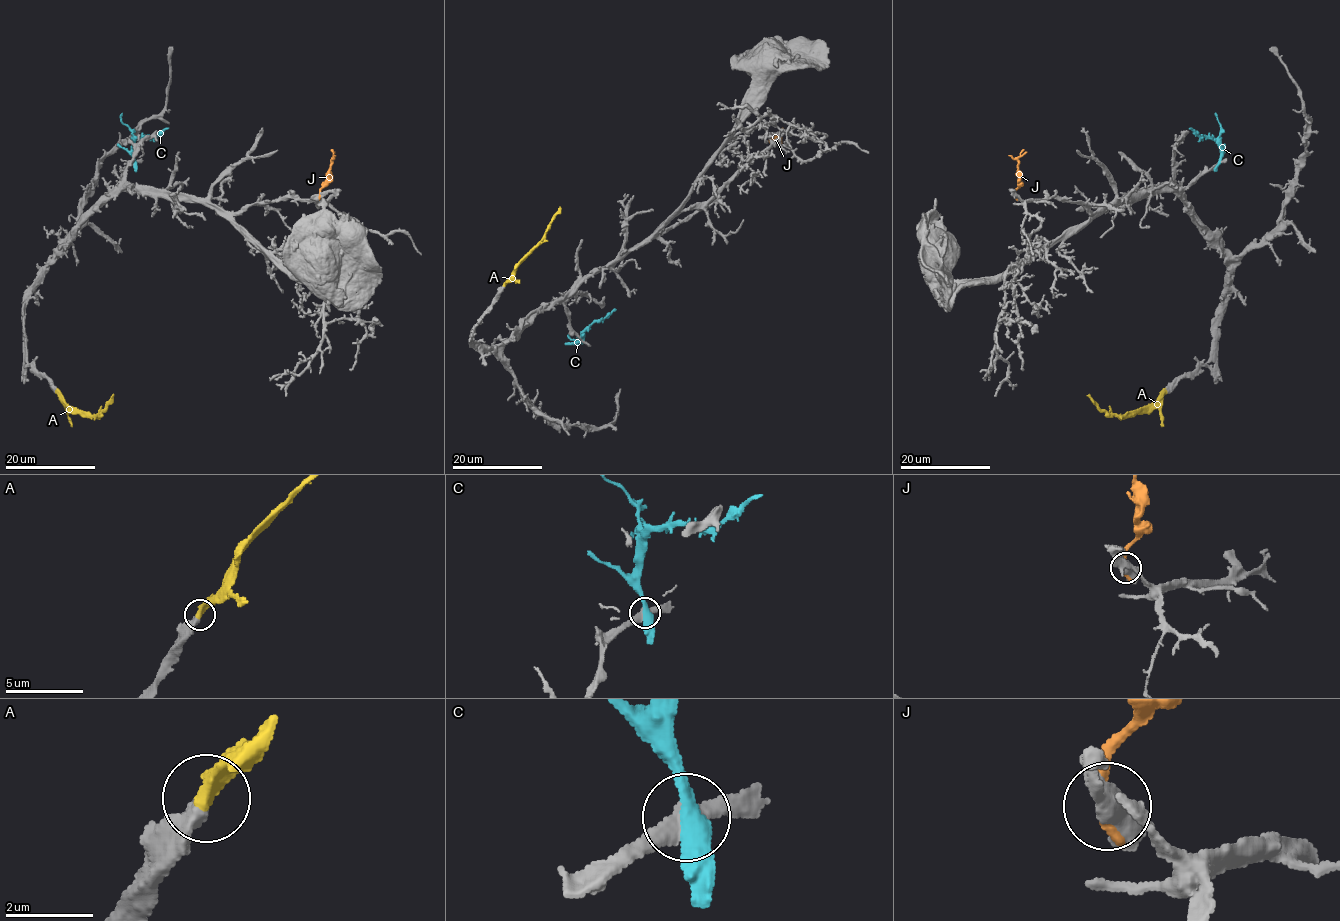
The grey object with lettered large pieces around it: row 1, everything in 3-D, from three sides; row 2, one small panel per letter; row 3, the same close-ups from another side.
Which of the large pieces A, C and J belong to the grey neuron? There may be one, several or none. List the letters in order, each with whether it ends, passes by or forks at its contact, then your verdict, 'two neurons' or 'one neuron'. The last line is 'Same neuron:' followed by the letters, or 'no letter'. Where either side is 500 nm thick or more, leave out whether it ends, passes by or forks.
A: one neuron
C: it passes by | two neurons
J: two neurons
Same neuron: A

